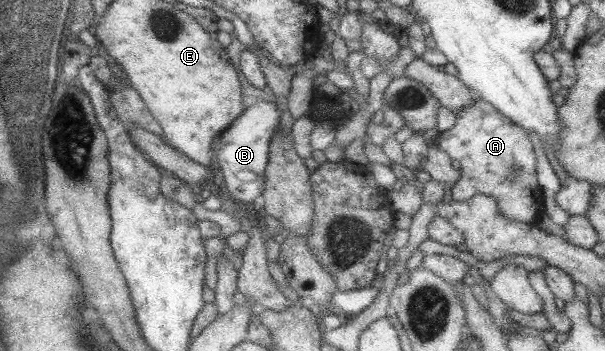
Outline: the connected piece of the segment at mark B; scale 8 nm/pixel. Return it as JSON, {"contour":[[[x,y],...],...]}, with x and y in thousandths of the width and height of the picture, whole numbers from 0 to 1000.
{"contour":[[[425,282],[420,299],[397,322],[367,385],[350,399],[352,470],[367,541],[385,570],[413,581],[436,541],[436,481],[443,467],[443,410],[460,359],[463,319],[450,291]]]}

